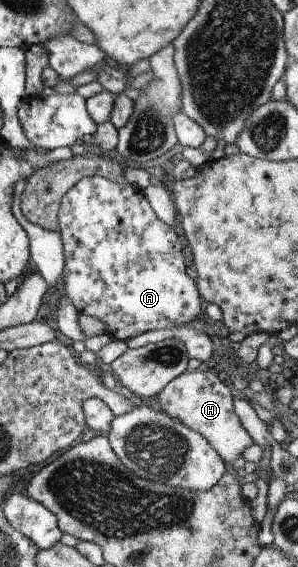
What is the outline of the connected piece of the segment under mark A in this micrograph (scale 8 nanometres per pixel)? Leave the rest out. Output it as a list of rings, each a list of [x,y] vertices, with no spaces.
[[[92,175],[92,177],[84,177],[78,180],[60,199],[61,203],[57,210],[57,223],[64,255],[64,269],[62,269],[63,281],[60,288],[78,314],[96,317],[98,321],[104,324],[104,333],[109,338],[123,342],[126,339],[130,339],[130,337],[136,337],[136,335],[144,333],[144,331],[150,331],[150,329],[184,326],[186,323],[195,320],[196,317],[201,316],[200,297],[196,285],[194,285],[194,280],[186,265],[184,265],[180,241],[178,241],[178,237],[176,237],[172,226],[165,225],[162,221],[158,220],[150,205],[148,205],[148,201],[144,199],[141,190],[138,190],[135,186],[125,181],[114,183],[114,181],[108,181],[108,179],[102,179],[102,177]]]

